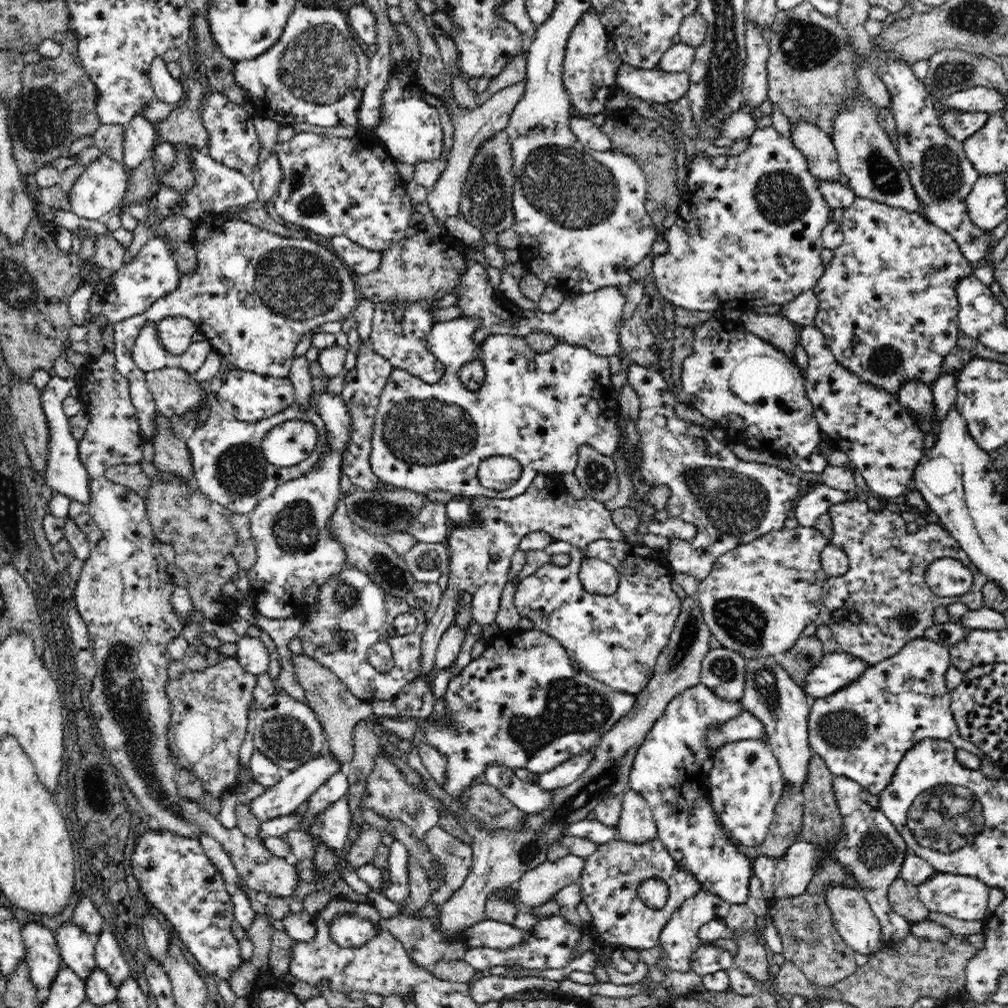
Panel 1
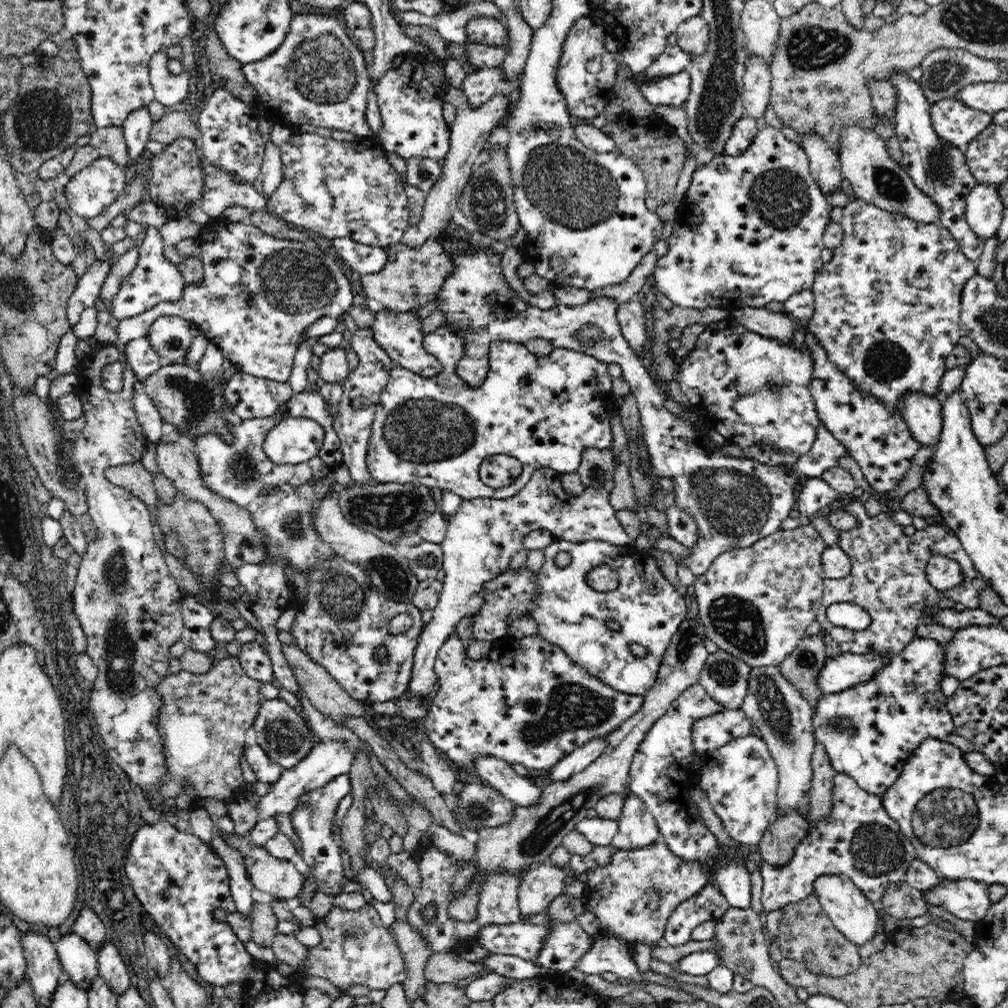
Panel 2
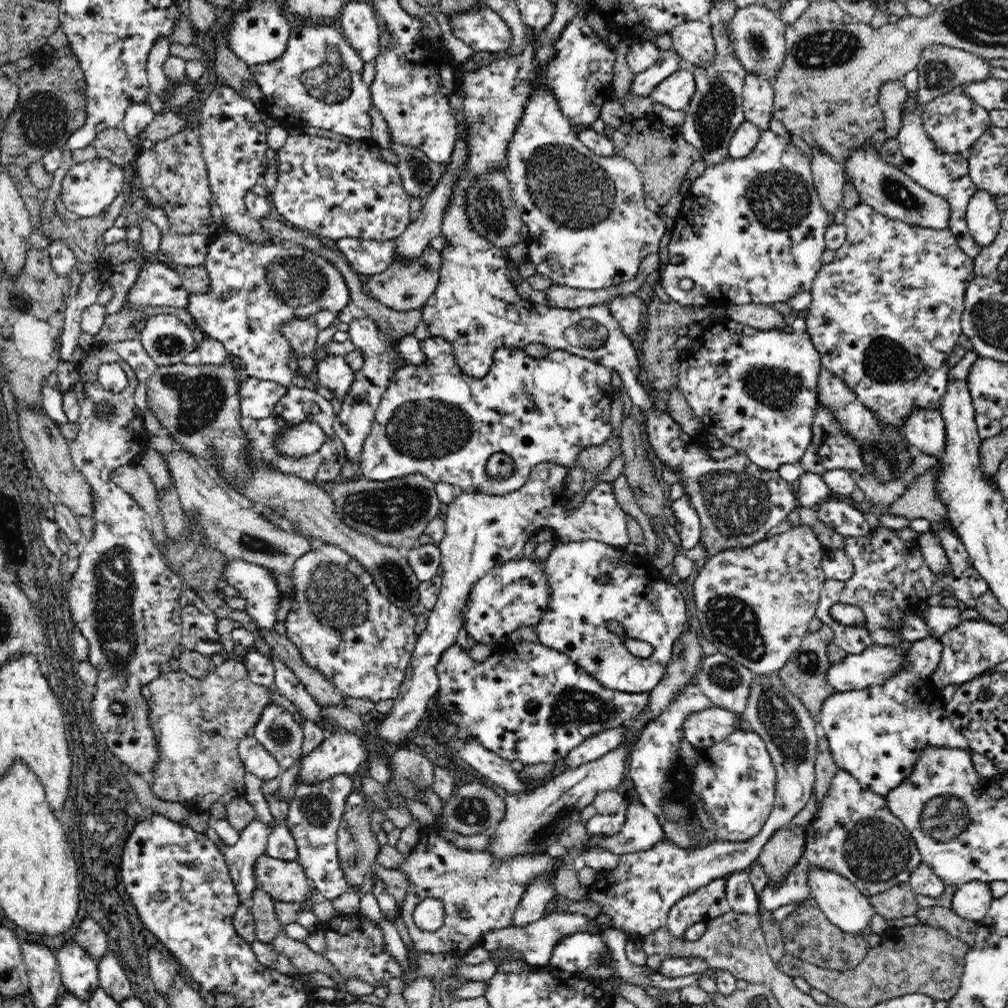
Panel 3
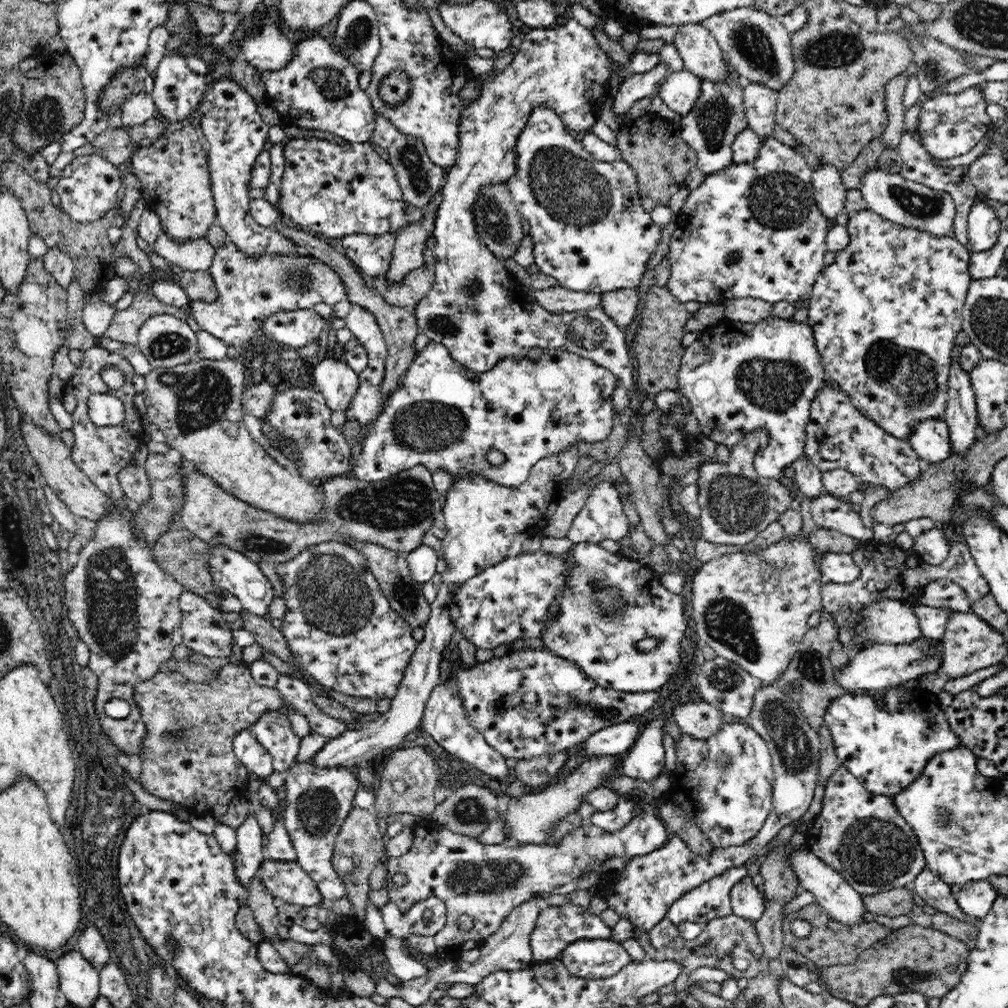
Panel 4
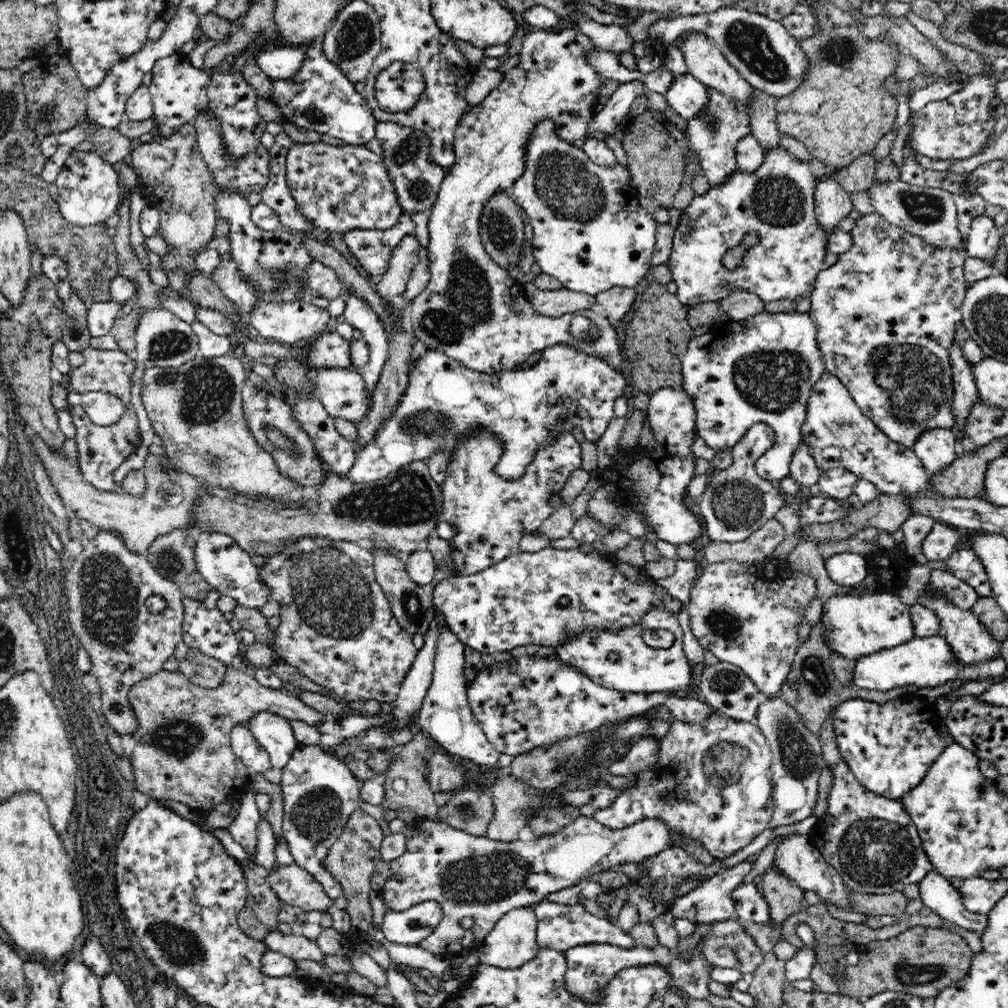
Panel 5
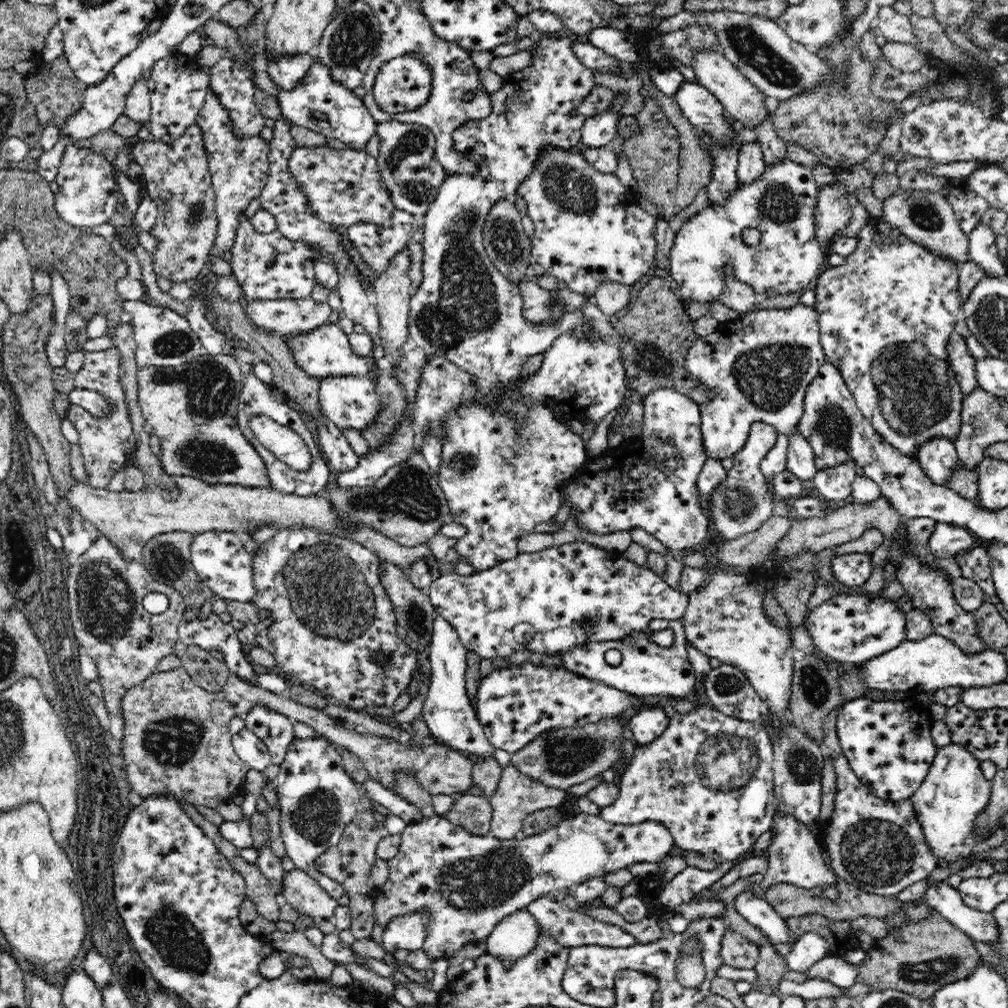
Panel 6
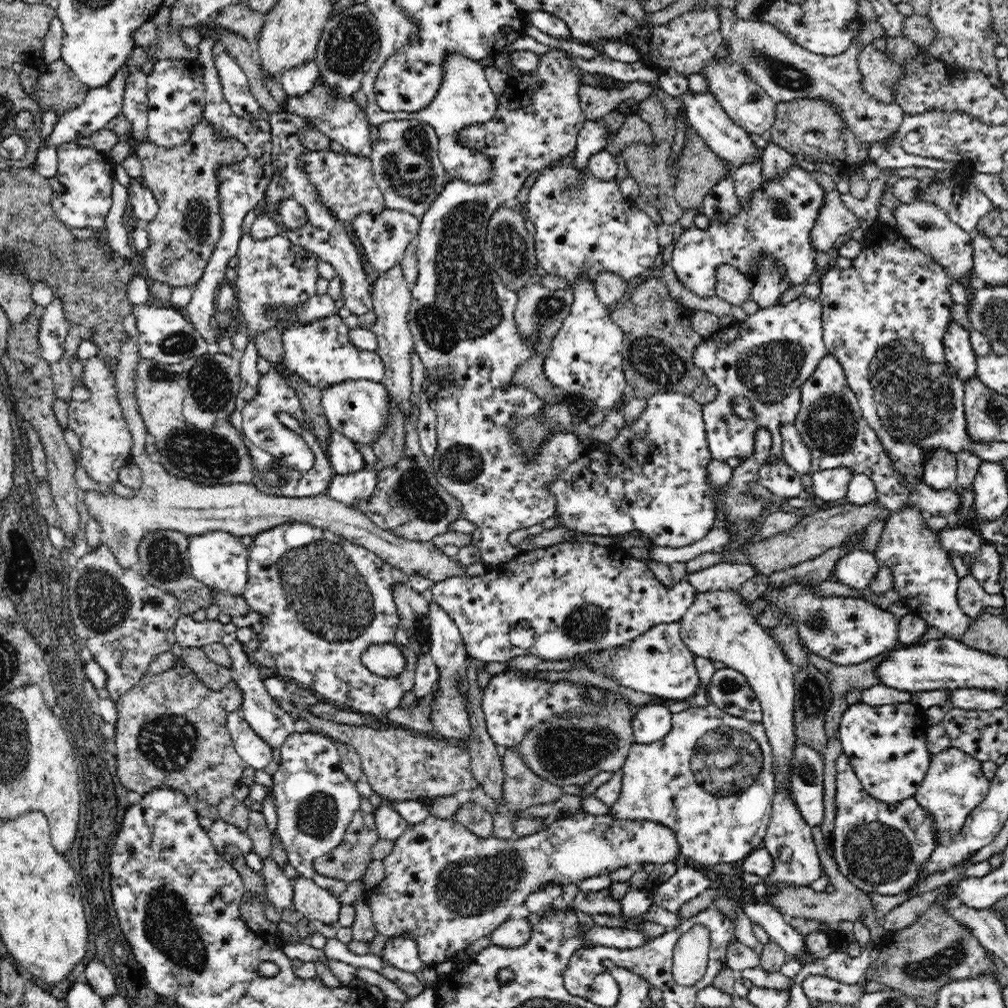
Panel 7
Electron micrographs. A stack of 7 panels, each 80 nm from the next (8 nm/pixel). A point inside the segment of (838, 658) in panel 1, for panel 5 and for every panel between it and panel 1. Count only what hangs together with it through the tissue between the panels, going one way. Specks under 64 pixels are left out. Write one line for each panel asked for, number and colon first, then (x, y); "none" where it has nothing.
2: (842, 672)
3: (872, 666)
4: (880, 666)
5: (926, 662)

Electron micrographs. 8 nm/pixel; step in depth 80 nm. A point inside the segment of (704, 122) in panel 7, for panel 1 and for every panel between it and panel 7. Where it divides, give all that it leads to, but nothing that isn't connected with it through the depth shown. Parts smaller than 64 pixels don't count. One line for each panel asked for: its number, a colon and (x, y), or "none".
1: (654, 85)
2: (673, 91)
3: (675, 92)
4: (680, 90)
5: (687, 96)
6: (700, 107)

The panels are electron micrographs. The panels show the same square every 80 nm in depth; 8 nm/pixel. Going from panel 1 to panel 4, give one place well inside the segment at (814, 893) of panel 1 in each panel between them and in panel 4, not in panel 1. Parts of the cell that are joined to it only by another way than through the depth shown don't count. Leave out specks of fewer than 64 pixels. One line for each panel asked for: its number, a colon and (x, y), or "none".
2: (806, 935)
3: (807, 934)
4: (830, 943)

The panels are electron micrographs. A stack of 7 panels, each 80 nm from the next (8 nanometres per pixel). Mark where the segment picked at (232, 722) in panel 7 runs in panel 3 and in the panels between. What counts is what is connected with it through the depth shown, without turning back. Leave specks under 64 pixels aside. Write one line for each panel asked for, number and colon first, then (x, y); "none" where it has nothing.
3: (257, 760)
4: (250, 752)
5: (247, 748)
6: (249, 748)

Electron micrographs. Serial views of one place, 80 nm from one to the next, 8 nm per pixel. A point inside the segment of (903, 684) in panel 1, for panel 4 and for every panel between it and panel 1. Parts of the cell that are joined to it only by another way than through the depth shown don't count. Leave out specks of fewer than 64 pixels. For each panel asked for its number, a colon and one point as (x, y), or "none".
2: (869, 731)
3: (876, 734)
4: (886, 747)

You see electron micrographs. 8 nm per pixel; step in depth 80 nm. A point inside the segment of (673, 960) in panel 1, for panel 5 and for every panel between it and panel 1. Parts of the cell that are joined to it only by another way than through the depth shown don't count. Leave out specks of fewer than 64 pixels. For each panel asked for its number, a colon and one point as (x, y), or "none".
2: (709, 904)
3: (709, 902)
4: (711, 900)
5: (711, 901)

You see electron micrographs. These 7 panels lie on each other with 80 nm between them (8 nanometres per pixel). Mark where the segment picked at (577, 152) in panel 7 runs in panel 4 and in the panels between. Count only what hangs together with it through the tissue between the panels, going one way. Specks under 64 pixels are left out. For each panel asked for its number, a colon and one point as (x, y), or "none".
4: (638, 86)
5: (615, 111)
6: (598, 130)

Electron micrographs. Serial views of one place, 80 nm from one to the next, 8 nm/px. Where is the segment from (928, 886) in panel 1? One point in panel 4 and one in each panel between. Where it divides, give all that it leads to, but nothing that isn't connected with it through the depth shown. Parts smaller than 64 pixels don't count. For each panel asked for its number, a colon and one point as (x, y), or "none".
2: (968, 900)
3: (972, 900)
4: (976, 898)

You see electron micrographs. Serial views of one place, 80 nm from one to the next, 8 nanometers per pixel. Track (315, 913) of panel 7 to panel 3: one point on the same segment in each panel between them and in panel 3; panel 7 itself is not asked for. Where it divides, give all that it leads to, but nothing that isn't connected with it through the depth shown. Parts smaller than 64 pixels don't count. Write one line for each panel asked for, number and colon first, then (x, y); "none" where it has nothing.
3: (285, 881)
4: (289, 883)
5: (293, 885)
6: (299, 890)

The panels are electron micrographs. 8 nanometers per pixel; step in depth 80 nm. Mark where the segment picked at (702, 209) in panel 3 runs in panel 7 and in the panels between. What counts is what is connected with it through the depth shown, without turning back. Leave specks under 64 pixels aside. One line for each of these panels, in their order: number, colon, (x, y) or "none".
4: (763, 213)
5: (776, 201)
6: (780, 203)
7: (778, 219)

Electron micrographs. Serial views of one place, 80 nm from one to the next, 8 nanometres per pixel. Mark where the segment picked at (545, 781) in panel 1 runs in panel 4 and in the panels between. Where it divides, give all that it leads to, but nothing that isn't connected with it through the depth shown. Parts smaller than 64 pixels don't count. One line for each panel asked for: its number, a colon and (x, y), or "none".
2: (581, 757)
3: (596, 746)
4: (616, 739)

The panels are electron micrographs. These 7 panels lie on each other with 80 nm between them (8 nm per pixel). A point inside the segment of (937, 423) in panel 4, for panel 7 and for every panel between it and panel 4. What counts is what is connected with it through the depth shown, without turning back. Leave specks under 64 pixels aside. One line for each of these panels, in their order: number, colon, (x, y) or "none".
5: (937, 448)
6: (938, 458)
7: (940, 467)

